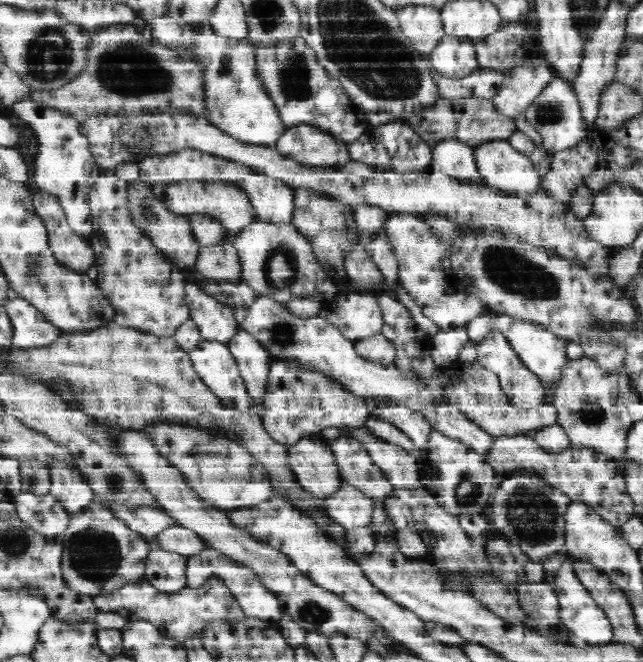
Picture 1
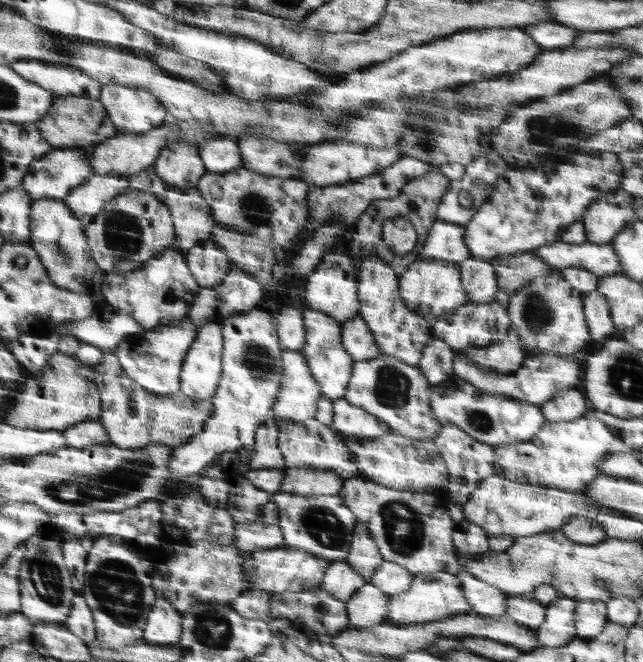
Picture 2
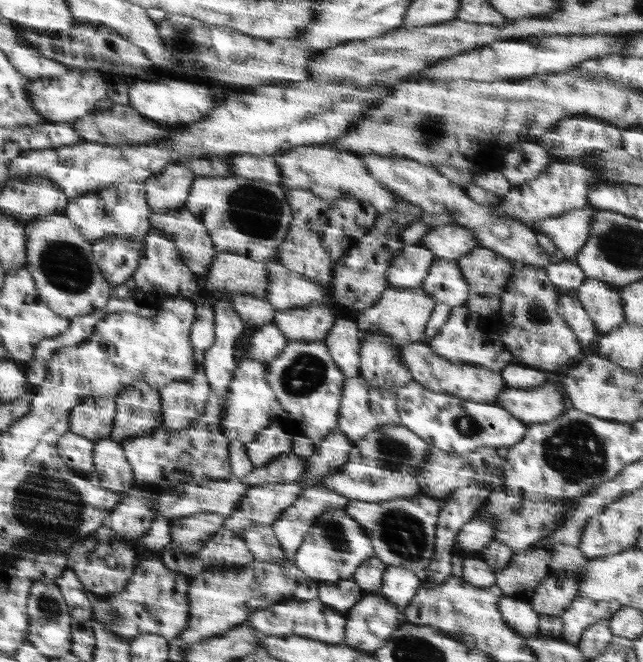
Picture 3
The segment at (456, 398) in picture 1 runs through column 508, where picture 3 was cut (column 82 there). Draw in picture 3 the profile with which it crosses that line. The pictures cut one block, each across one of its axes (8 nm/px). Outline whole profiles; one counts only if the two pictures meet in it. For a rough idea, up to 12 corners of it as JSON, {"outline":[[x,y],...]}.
{"outline":[[86,398],[71,412],[70,431],[106,439],[117,405]]}

